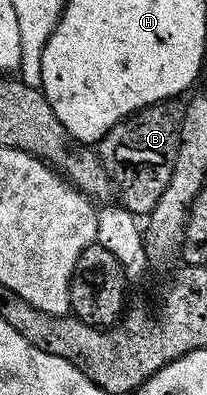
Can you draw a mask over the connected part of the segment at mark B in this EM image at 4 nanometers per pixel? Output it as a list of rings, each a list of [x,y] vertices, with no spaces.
[[[180,100],[155,102],[144,110],[137,110],[124,118],[98,143],[100,163],[106,168],[115,189],[120,189],[120,202],[133,216],[147,216],[158,204],[166,184],[170,184],[170,172],[174,172],[174,160],[180,147],[180,125],[184,119],[185,103]]]

